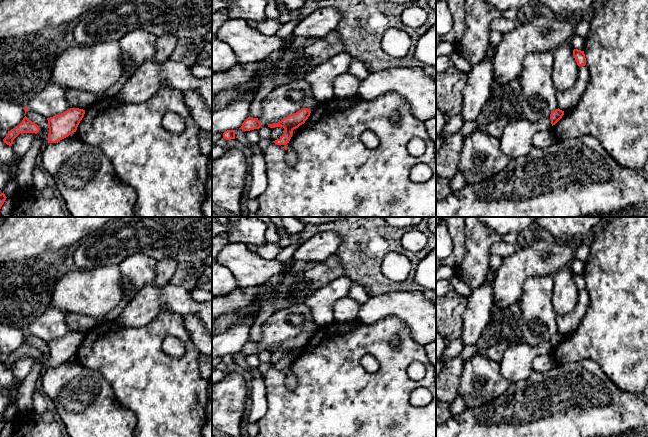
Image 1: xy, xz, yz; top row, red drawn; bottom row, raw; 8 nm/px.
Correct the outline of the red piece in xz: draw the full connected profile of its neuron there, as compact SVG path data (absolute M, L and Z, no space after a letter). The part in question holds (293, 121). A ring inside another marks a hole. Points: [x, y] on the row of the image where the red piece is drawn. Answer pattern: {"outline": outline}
{"outline": "M303 108L296 113L293 113L285 118L283 118L278 123L269 124L268 127L275 128L275 127L283 127L285 129L284 134L277 140L273 141L277 145L285 145L289 143L293 130L298 128L300 125L304 124L305 121L310 116L310 109Z"}

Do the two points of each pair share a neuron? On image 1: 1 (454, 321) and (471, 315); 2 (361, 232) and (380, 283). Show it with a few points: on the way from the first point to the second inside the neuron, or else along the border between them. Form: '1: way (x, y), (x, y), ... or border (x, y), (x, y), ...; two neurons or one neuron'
1: border (467, 298), (458, 338); two neurons
2: way (362, 245), (362, 265), (367, 270); one neuron

